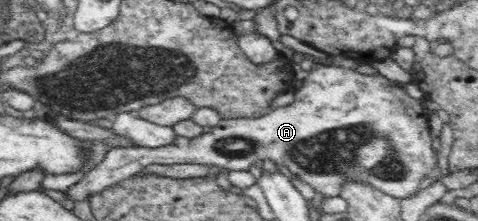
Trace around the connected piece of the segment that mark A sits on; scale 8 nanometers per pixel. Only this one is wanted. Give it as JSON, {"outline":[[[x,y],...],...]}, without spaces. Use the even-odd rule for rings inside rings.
{"outline":[[[317,65],[309,73],[301,86],[296,88],[290,104],[271,110],[260,118],[220,119],[210,133],[195,140],[177,136],[175,142],[166,147],[109,148],[106,156],[92,170],[88,170],[76,184],[66,189],[64,196],[74,202],[88,200],[92,194],[135,176],[149,164],[218,166],[224,170],[248,171],[252,168],[251,164],[261,165],[264,160],[288,168],[288,172],[299,182],[309,184],[324,198],[340,196],[340,190],[346,182],[361,182],[399,199],[413,196],[422,179],[438,168],[438,153],[432,148],[420,100],[410,97],[402,84],[378,74],[361,74],[335,65]]]}

